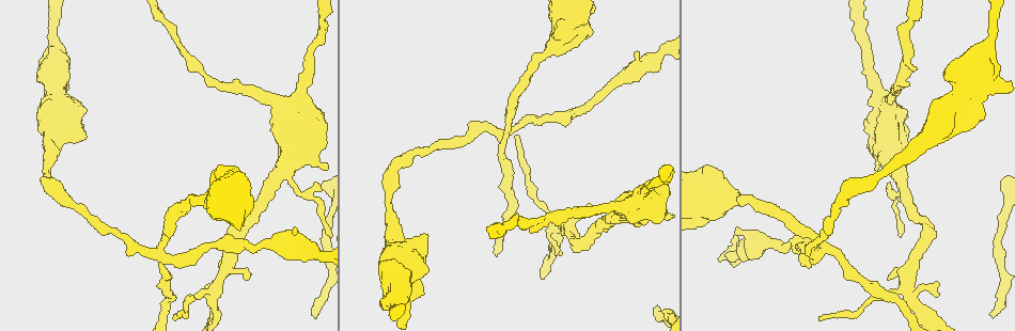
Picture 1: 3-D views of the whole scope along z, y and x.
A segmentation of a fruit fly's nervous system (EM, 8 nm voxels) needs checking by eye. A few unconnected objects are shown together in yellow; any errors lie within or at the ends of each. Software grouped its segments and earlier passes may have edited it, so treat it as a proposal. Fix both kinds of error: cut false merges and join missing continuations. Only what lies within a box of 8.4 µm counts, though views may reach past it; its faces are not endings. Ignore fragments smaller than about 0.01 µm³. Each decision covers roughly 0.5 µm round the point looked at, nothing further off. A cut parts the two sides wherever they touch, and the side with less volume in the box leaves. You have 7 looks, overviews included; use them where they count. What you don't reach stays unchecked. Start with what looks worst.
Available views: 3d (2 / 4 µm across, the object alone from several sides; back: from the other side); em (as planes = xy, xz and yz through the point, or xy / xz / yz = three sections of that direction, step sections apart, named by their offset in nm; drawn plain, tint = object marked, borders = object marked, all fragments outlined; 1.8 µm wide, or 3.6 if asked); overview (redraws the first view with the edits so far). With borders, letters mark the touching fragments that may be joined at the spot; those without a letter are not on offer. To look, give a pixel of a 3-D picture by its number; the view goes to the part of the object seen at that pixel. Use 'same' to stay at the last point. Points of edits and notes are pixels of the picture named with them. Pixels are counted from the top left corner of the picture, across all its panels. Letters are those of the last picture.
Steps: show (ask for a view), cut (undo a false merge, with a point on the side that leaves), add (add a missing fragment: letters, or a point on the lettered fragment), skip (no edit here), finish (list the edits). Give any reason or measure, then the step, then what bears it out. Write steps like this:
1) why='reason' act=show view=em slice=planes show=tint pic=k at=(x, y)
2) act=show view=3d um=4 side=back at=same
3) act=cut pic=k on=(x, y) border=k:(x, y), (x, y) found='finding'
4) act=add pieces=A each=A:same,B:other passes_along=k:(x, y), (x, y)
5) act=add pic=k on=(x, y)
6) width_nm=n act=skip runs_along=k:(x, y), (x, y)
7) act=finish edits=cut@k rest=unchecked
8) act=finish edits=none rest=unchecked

why='free end' act=show view=3d um=4 pic=1 at=(988, 314)

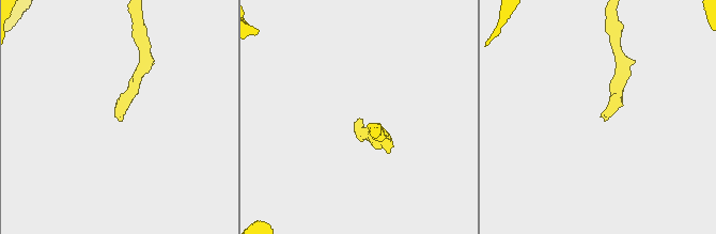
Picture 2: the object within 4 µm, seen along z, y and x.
why='now the EM' act=show view=em slice=planes show=plain pic=2 at=(121, 116)

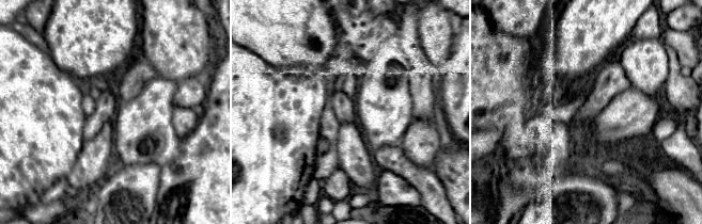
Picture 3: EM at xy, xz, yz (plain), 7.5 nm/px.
why='see the neighbours' act=show view=em slice=planes show=borders at=same

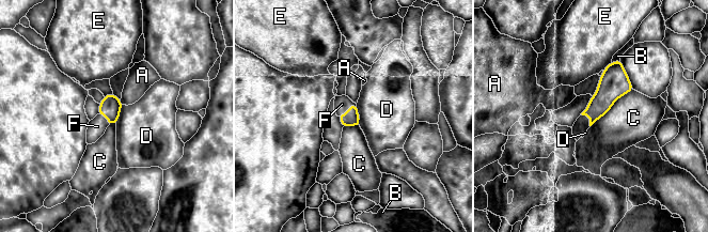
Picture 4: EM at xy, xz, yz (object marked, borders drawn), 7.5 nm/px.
width_nm=120 act=add pieces=F each=A:other,B:other,C:other,D:other,E:other,F:same passes_along=4:(351, 118), (348, 110), (342, 104) found='the neuron continues'

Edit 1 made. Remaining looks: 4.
act=show view=overview

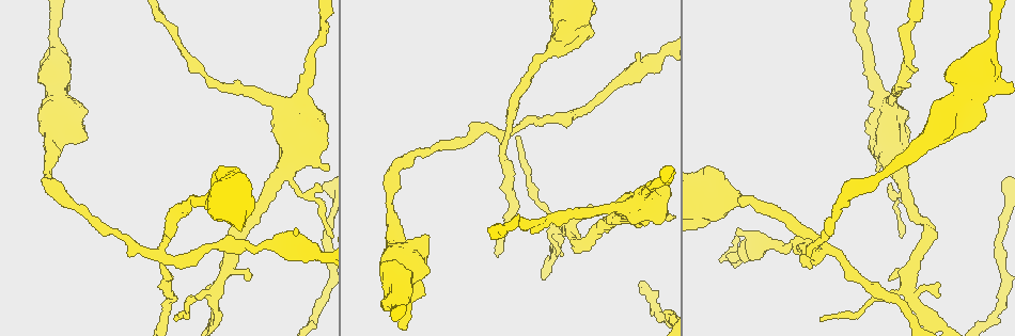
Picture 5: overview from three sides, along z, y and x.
why='four or more arms meet' act=show view=em slice=planes show=borders pic=5 at=(823, 252)

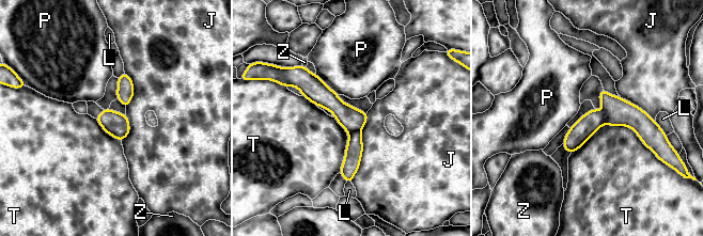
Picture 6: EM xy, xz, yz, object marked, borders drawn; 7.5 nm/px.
act=cut pic=6 on=(350, 119) each=J:other,L:other,P:other,T:other,Z:other found='a second neuron is stuck on'

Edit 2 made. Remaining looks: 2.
act=finish edits=add@4,cut@6 rest=unchecked

